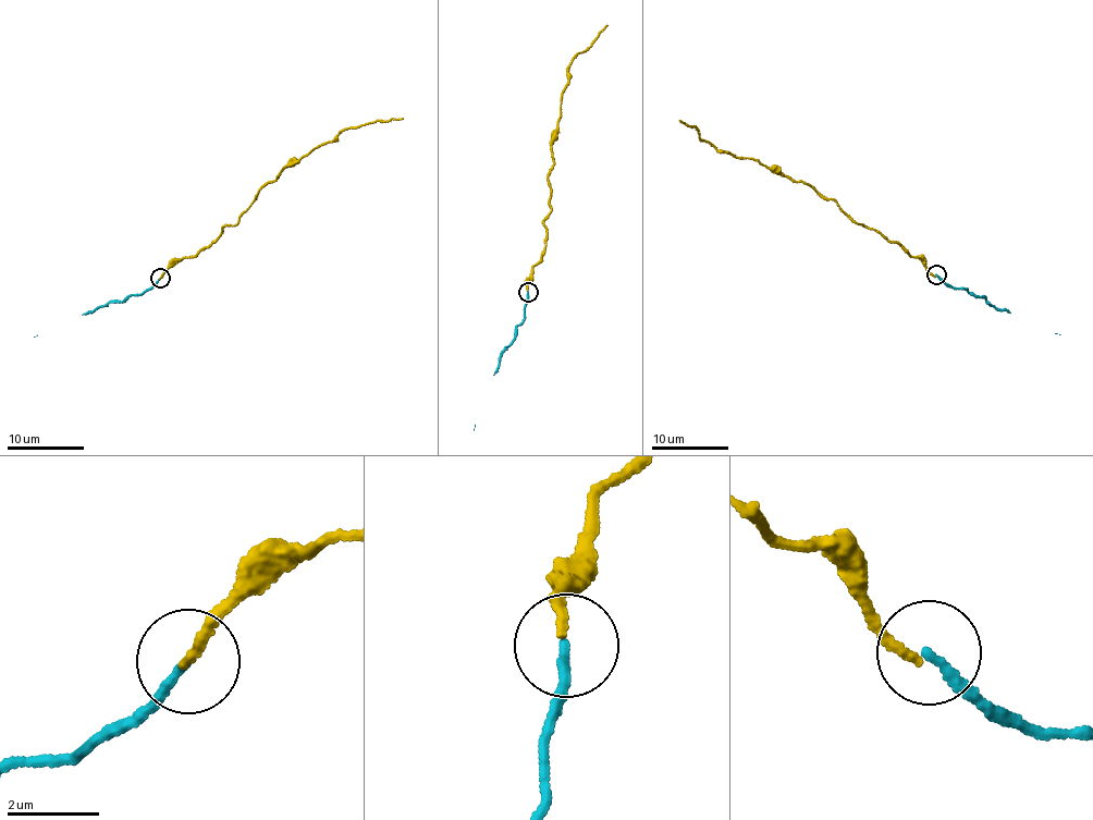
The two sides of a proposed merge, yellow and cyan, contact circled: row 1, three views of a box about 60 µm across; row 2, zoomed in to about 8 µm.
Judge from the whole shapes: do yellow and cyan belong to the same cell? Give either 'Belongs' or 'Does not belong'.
Belongs

